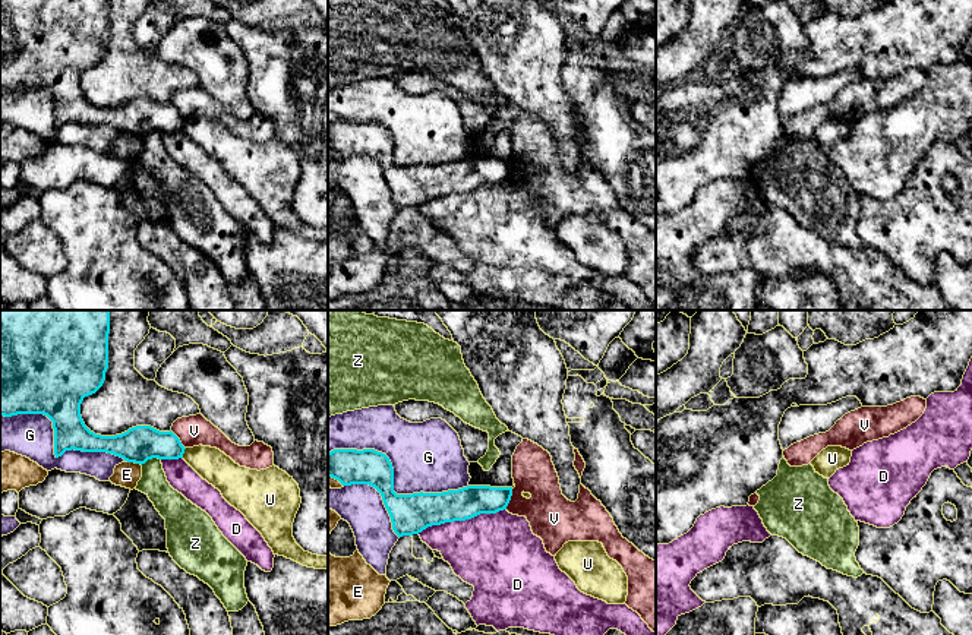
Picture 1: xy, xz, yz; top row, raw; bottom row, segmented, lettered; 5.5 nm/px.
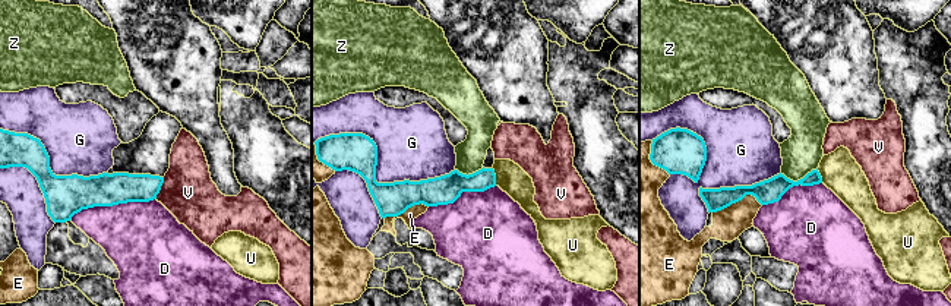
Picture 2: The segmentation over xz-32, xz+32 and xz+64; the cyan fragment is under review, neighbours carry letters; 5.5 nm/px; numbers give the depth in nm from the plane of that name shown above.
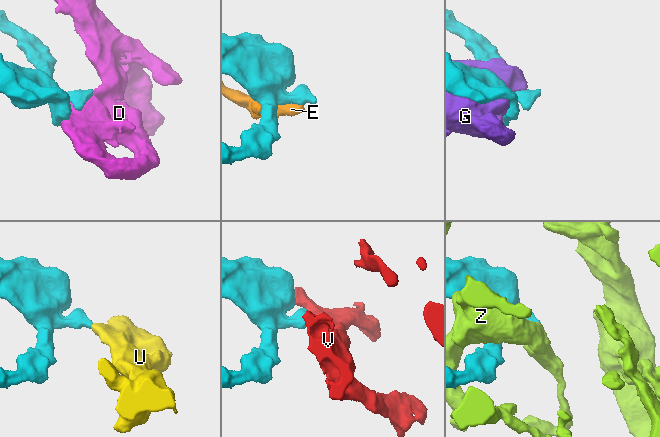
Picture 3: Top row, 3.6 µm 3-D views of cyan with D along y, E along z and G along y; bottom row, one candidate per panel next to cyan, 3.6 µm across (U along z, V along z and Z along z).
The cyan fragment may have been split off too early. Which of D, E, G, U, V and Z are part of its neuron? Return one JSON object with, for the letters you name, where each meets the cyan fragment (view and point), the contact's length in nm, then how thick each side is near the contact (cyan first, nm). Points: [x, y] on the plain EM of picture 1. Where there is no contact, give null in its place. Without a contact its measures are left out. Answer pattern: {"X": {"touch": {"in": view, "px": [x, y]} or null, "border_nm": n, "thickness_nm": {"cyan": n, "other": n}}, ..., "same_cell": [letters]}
{"same_cell": []}

